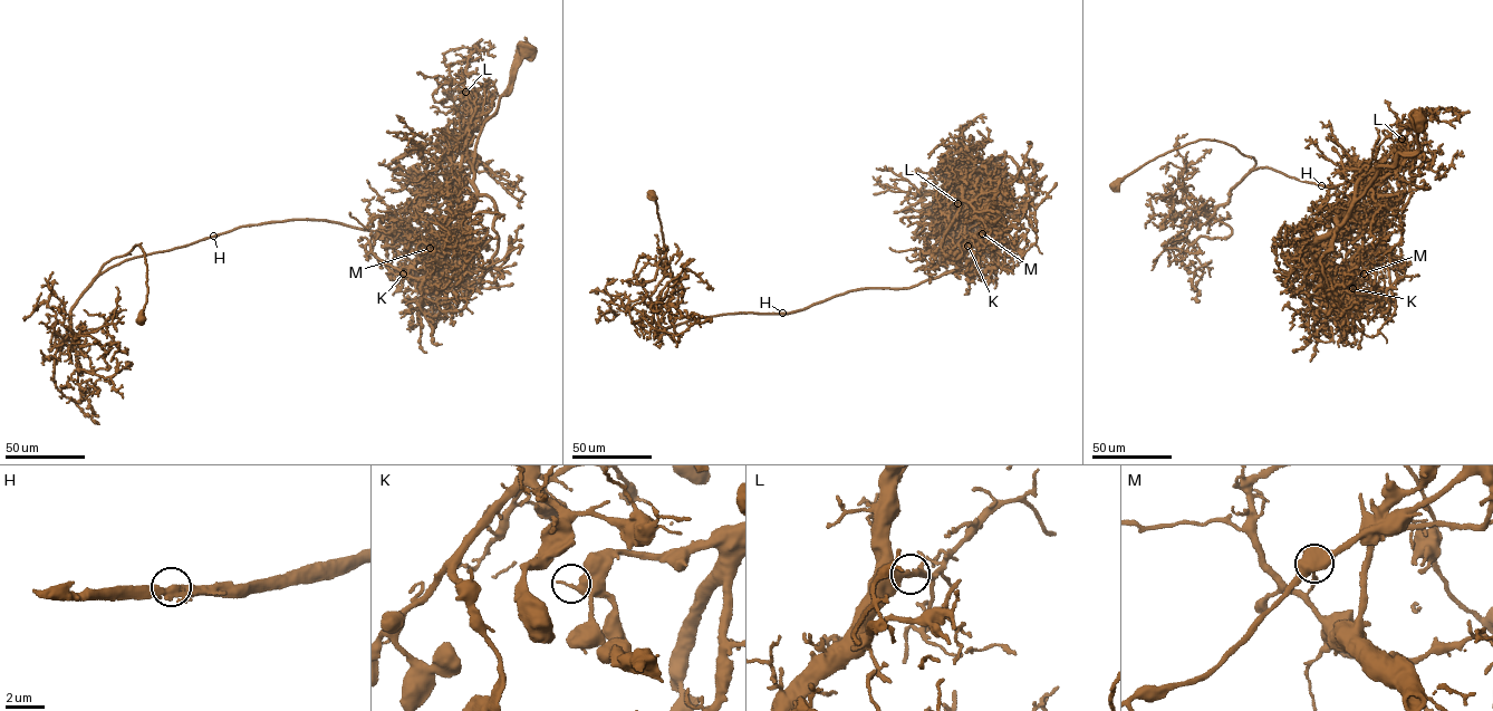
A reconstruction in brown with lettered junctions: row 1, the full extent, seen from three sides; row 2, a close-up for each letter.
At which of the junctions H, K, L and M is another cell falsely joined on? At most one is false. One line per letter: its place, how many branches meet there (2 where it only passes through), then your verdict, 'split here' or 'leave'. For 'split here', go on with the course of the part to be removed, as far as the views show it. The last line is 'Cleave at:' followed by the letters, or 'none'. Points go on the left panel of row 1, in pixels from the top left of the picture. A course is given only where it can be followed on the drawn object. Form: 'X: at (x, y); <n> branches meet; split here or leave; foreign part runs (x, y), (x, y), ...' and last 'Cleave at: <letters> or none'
H: at (213, 236); 2 branches meet; leave
K: at (403, 274); 2 branches meet; leave
L: at (465, 92); 2 branches meet; leave
M: at (430, 248); 2 branches meet; split here; foreign part runs (430, 248), (454, 248), (424, 265), (296, 219), (126, 259), (79, 296), (71, 343), (78, 374), (132, 362)
Cleave at: M

